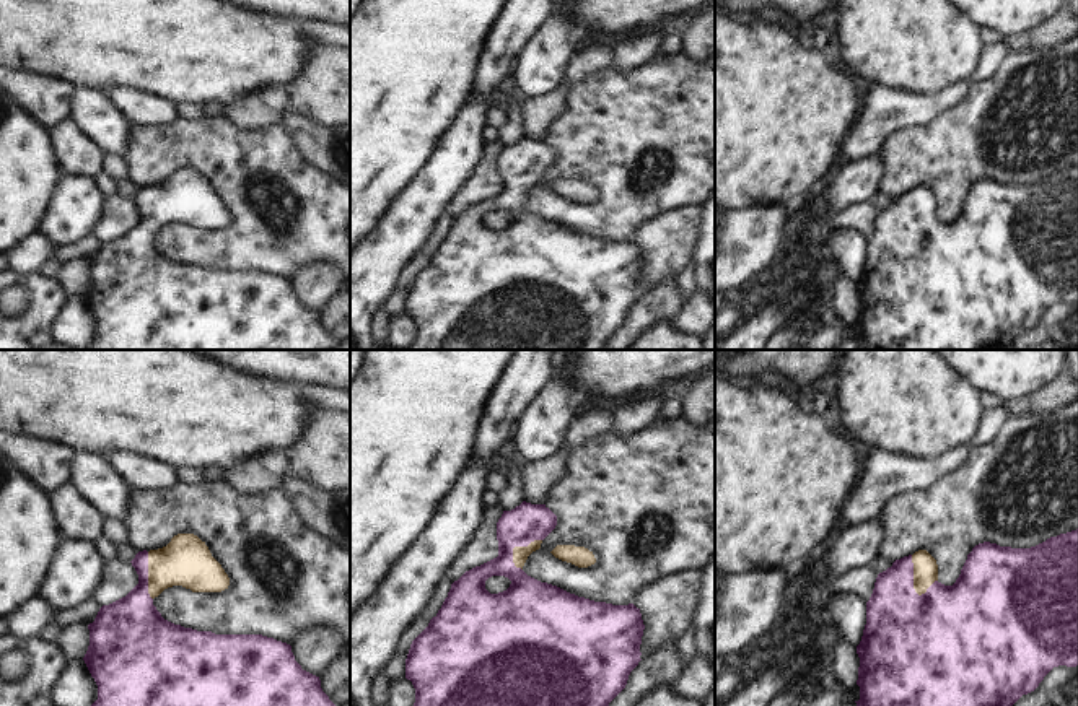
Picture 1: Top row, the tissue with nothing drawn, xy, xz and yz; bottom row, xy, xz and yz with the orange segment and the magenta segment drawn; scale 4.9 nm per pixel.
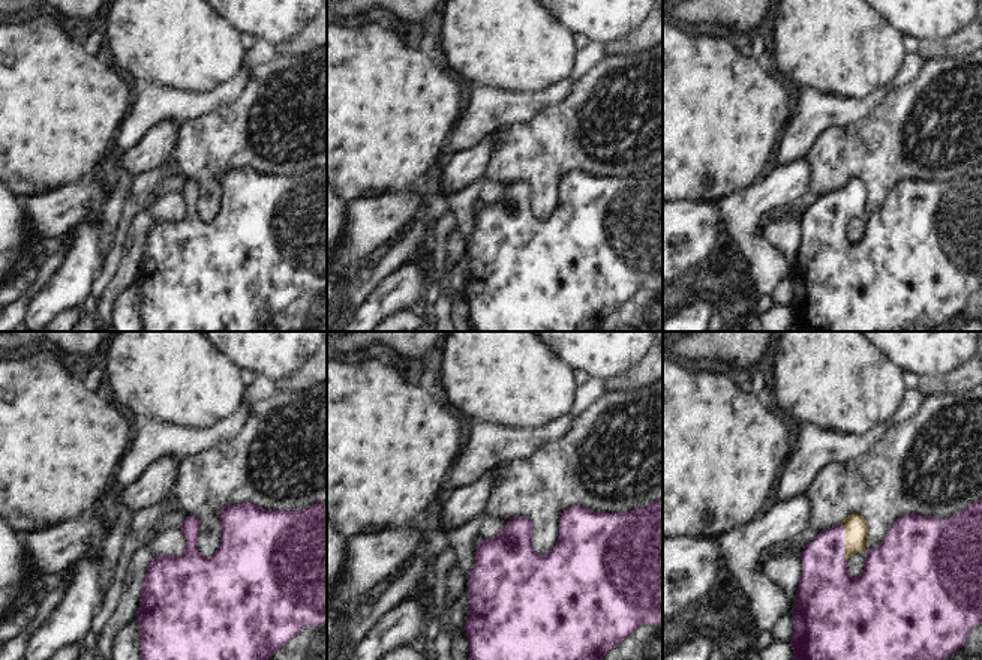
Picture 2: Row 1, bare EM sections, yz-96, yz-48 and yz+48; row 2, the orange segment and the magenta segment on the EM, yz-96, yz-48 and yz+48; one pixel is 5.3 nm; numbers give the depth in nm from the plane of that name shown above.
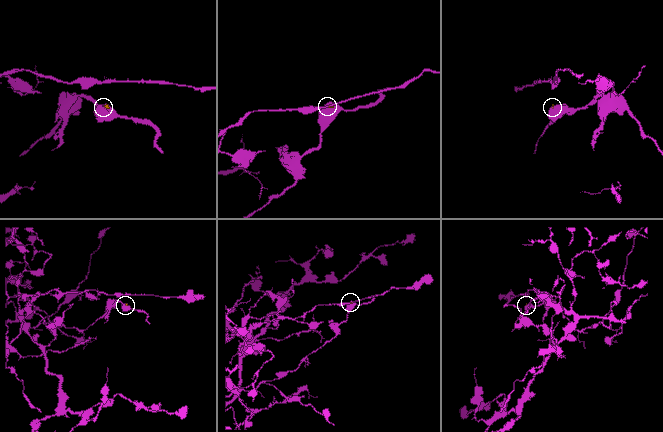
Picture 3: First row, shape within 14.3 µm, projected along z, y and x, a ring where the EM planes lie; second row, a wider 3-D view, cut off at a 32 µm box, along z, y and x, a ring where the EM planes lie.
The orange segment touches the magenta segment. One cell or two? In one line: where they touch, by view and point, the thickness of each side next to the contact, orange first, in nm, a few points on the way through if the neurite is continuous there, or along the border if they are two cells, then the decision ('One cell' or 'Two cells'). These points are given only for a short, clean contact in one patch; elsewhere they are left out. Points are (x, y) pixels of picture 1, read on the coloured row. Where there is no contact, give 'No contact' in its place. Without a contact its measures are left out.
Touches orange at yz (914, 576). Thickness 130 nm (orange) against 360 nm. Path across: yz (925, 570), (914, 576), (901, 625). One cell

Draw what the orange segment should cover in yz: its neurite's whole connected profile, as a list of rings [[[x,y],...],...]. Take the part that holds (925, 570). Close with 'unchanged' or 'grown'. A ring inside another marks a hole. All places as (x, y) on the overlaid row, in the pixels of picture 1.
[[[1078,529],[1031,548],[979,543],[953,586],[938,581],[936,560],[927,550],[896,560],[876,577],[857,654],[857,706],[1013,706],[1054,667],[1078,665]]] | grown

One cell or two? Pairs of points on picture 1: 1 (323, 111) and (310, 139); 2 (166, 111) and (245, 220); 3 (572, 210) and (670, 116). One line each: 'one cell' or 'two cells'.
1: two cells
2: two cells
3: one cell

